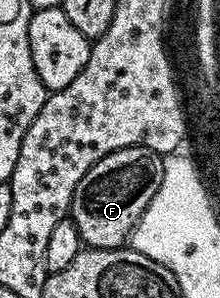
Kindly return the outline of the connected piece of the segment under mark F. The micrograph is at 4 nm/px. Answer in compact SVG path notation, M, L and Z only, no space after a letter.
M128 146L111 152L79 180L69 205L68 217L73 219L82 243L94 250L120 250L130 241L147 204L163 184L164 157L146 146Z

